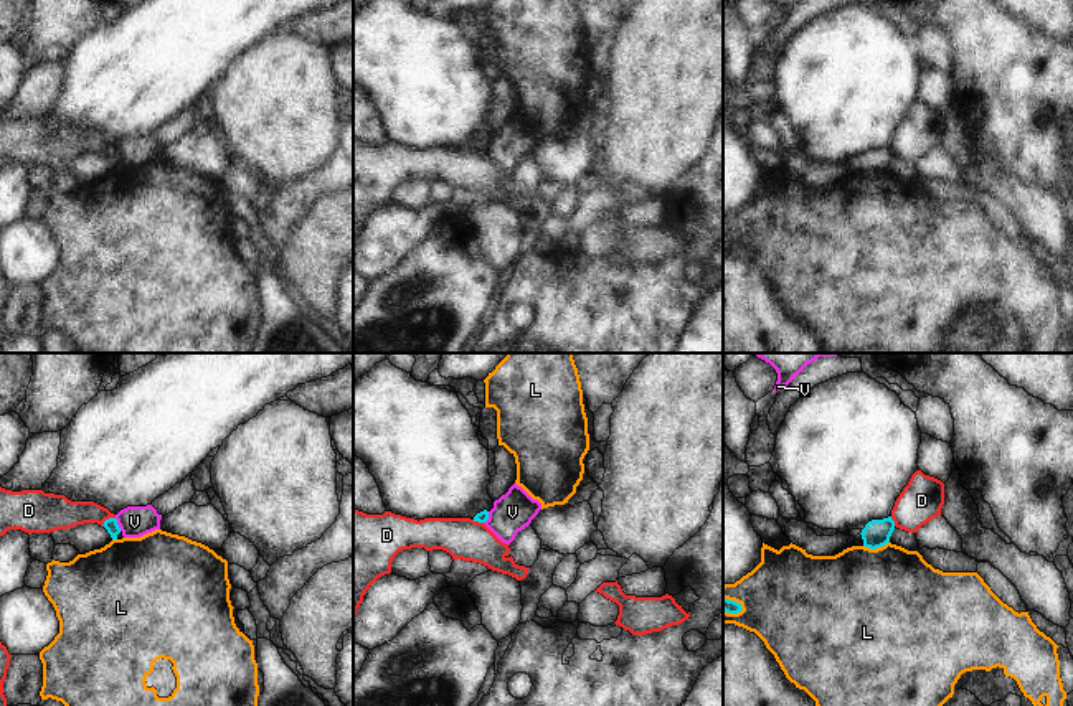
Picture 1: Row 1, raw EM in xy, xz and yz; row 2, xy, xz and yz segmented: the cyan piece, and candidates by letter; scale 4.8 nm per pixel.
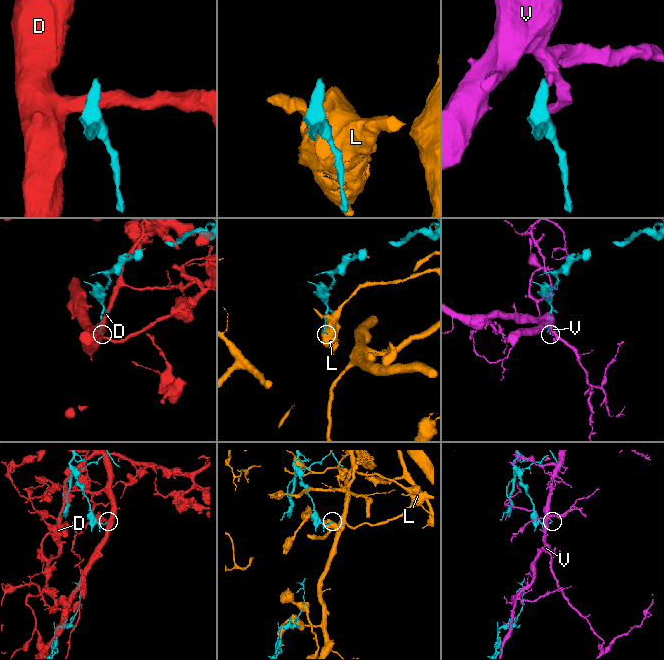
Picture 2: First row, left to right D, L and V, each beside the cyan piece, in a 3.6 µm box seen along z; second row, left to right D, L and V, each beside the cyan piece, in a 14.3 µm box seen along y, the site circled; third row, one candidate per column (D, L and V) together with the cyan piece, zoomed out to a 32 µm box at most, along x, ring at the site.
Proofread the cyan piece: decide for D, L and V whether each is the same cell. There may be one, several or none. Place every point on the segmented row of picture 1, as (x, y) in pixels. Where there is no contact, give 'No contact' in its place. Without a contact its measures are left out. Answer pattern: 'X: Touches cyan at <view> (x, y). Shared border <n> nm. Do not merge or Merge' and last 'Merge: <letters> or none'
D: Touches cyan at xy (109, 518). Shared border 80 nm. Do not merge
L: Touches cyan at yz (875, 548). Shared border 130 nm. Do not merge
V: Touches cyan at xy (118, 525). Shared border 70 nm. Do not merge
Merge: none

